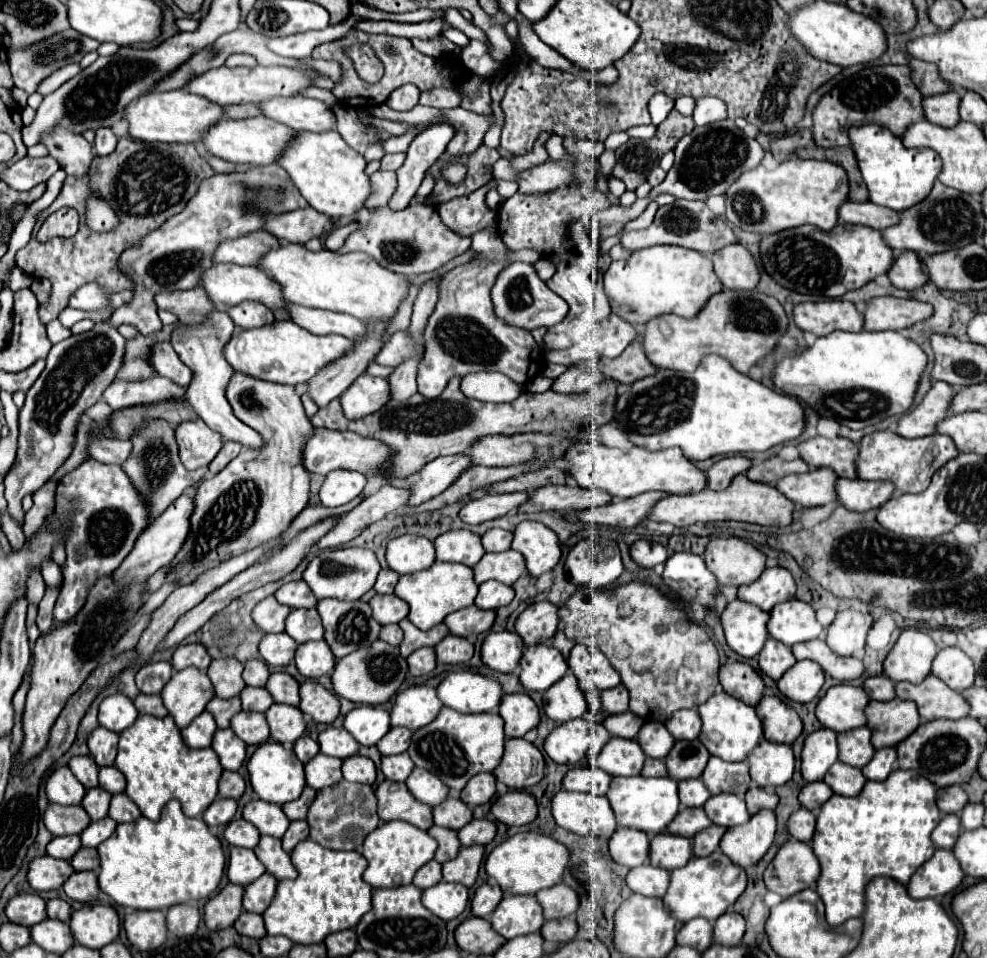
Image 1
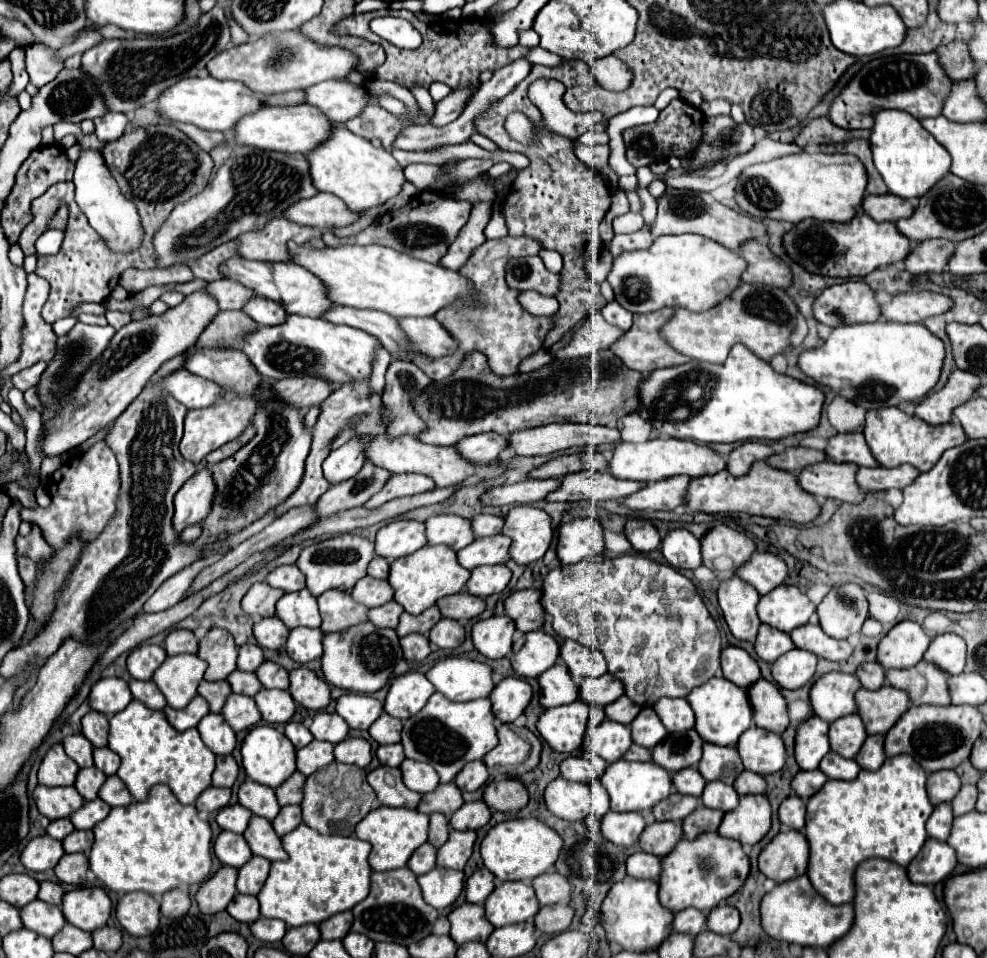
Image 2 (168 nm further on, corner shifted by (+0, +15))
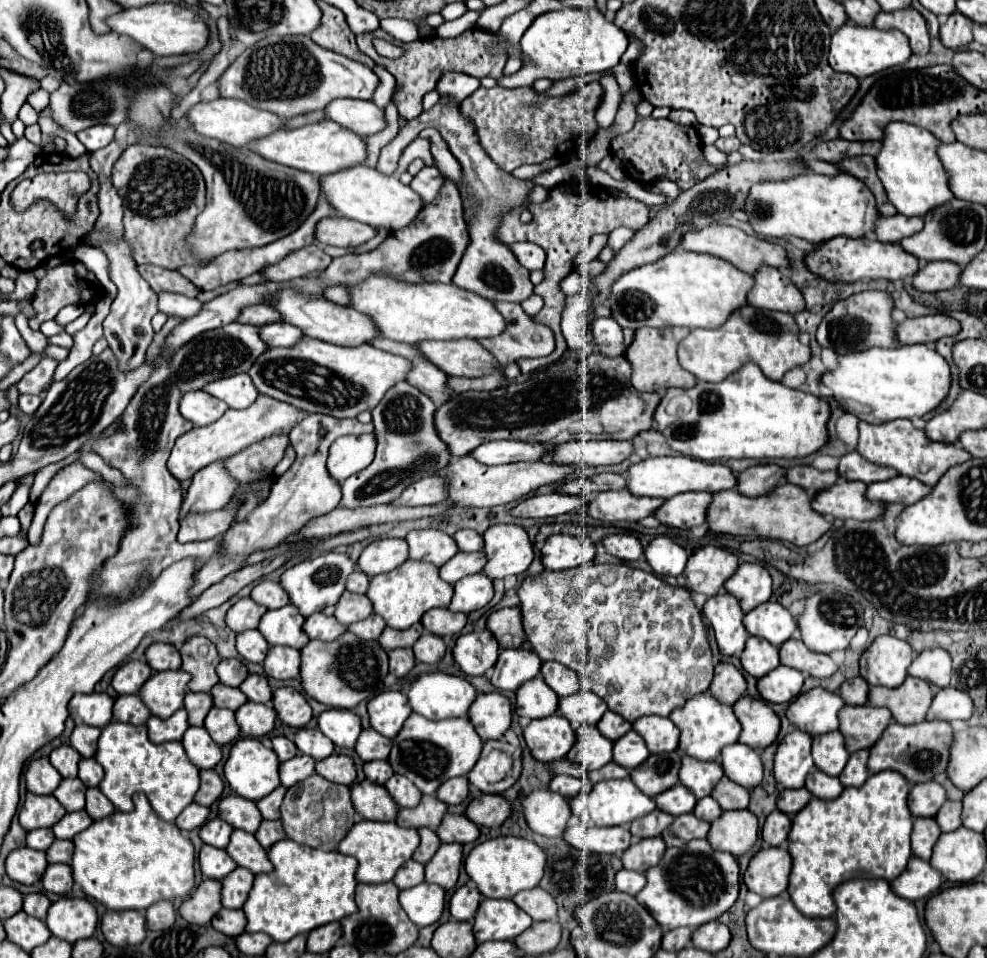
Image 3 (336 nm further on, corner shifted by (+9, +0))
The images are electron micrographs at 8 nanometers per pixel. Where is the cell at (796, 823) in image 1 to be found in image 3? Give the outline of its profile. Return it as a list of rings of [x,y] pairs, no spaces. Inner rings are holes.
[[[772,811],[764,823],[762,839],[766,845],[784,845],[788,841],[788,833],[792,829],[792,821],[782,811]]]

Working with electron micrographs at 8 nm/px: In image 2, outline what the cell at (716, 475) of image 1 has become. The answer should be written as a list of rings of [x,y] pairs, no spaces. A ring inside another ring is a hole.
[[[747,442],[739,448],[735,448],[727,458],[727,470],[733,476],[745,476],[755,460],[767,460],[773,456],[773,448],[763,442]]]

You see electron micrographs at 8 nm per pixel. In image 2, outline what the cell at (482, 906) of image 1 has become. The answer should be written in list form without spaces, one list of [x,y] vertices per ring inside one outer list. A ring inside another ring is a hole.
[[[487,868],[475,870],[465,882],[465,898],[467,898],[467,902],[483,904],[483,900],[487,900],[487,896],[495,888],[493,880],[495,880],[495,876]]]

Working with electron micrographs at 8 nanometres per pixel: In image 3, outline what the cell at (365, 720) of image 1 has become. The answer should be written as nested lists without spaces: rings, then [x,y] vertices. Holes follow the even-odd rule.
[[[328,709],[318,717],[320,731],[340,747],[354,747],[362,731],[362,721],[348,709]]]

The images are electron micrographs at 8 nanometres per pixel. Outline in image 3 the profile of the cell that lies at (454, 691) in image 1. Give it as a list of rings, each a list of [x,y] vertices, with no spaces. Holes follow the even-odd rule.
[[[440,671],[418,677],[408,691],[412,709],[426,719],[466,717],[476,695],[476,687],[464,677]]]

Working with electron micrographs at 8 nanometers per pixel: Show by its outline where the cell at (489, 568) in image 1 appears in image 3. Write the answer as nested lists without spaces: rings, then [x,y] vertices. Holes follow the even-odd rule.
[[[480,551],[480,553],[458,553],[446,565],[440,567],[440,577],[446,583],[456,583],[466,575],[482,573],[486,563],[488,563],[488,559],[486,559],[484,551]]]

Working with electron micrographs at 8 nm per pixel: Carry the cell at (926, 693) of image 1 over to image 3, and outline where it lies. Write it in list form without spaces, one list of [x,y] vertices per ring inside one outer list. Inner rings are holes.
[[[908,677],[900,687],[872,687],[868,695],[870,705],[888,707],[892,717],[902,725],[914,725],[926,721],[926,713],[932,703],[932,687],[916,677]]]

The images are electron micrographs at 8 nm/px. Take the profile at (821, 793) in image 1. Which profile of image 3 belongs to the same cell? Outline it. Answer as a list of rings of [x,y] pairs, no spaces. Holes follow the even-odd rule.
[[[804,787],[802,789],[782,789],[778,797],[778,809],[794,817],[802,807],[806,807],[810,799],[812,799],[812,793]]]

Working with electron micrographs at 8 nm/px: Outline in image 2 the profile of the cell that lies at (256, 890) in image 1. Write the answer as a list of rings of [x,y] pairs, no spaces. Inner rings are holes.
[[[253,856],[247,864],[243,864],[239,868],[237,890],[241,894],[253,894],[255,896],[269,876],[269,866],[271,866],[269,860],[261,858],[261,856]]]

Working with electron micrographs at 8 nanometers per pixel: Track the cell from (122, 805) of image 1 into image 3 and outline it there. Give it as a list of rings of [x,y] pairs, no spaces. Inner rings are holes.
[[[88,789],[86,791],[86,813],[96,821],[104,819],[106,815],[112,815],[116,809],[110,803],[110,799],[100,789]]]

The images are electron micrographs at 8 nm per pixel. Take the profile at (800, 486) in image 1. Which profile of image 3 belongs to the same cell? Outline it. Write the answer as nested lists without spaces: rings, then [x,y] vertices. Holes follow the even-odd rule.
[[[838,479],[826,491],[820,491],[812,499],[812,509],[820,515],[830,515],[834,519],[858,519],[870,521],[882,515],[884,503],[870,503],[864,497],[866,485],[860,481]]]

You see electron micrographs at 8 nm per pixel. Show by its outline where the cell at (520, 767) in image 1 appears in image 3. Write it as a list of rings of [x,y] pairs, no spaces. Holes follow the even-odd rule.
[[[486,741],[480,761],[468,779],[482,793],[501,794],[510,789],[522,771],[522,749],[500,741]],[[498,745],[498,747],[496,747]]]

